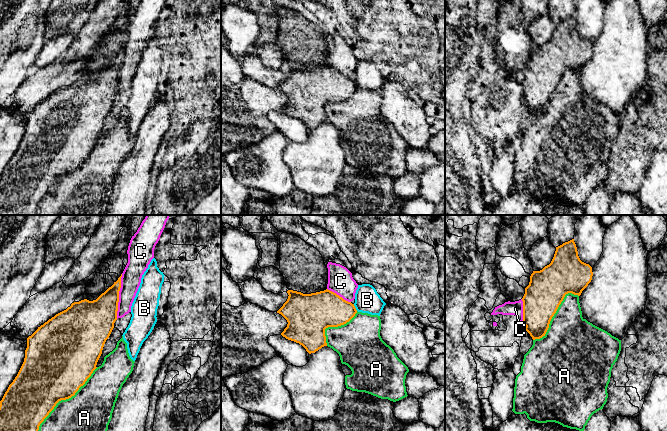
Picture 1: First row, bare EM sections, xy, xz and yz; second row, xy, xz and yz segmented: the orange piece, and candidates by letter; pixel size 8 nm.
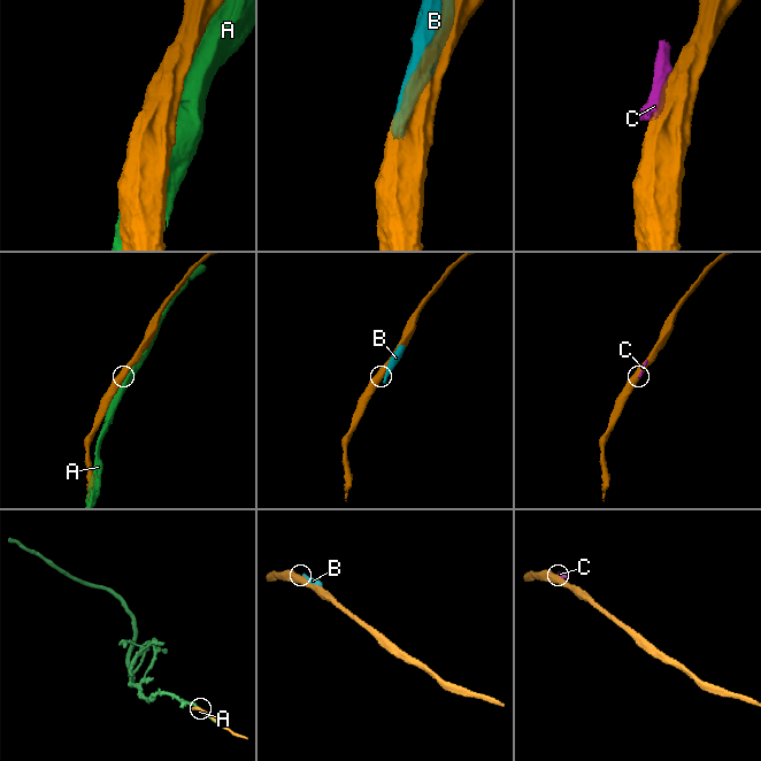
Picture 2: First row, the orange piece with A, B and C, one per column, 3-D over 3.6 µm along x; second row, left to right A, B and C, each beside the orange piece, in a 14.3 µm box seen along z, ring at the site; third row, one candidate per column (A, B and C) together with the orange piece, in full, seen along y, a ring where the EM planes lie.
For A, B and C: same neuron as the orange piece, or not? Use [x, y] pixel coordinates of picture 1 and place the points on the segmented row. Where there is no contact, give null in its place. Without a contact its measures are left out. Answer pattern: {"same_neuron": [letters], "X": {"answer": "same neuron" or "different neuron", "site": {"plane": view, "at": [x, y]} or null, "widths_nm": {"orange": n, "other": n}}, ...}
{"same_neuron": [], "A": {"answer": "different neuron", "site": {"plane": "xy", "at": [65, 399]}, "widths_nm": {"orange": 500, "other": 360}}, "B": {"answer": "different neuron", "site": {"plane": "xz", "at": [354, 307]}, "widths_nm": {"orange": 300, "other": 200}}, "C": {"answer": "different neuron", "site": {"plane": "xy", "at": [118, 296]}, "widths_nm": {"orange": 300, "other": 160}}}

